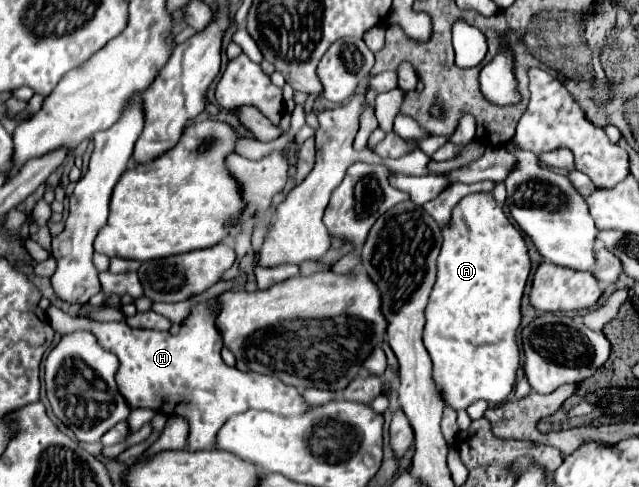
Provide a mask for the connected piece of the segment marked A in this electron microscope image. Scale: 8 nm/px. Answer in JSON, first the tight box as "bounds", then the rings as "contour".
{"bounds":[423,192,531,412],"contour":[[[489,192],[467,194],[453,208],[451,220],[443,228],[443,248],[441,248],[441,254],[437,258],[437,280],[435,280],[433,290],[431,290],[429,304],[425,308],[425,330],[423,330],[423,344],[425,344],[425,348],[427,348],[429,356],[431,356],[431,362],[433,362],[433,382],[437,384],[439,396],[443,396],[445,406],[455,408],[455,412],[465,410],[475,400],[487,400],[491,404],[501,404],[511,394],[513,384],[515,384],[515,374],[517,374],[517,368],[519,368],[519,348],[515,344],[515,332],[517,332],[517,328],[521,324],[519,306],[521,306],[521,296],[523,296],[523,290],[525,290],[525,282],[529,278],[529,270],[531,270],[531,260],[529,260],[529,254],[527,254],[525,240],[523,240],[521,232],[509,222],[509,218],[505,216],[503,208],[495,202],[495,198]]]}

